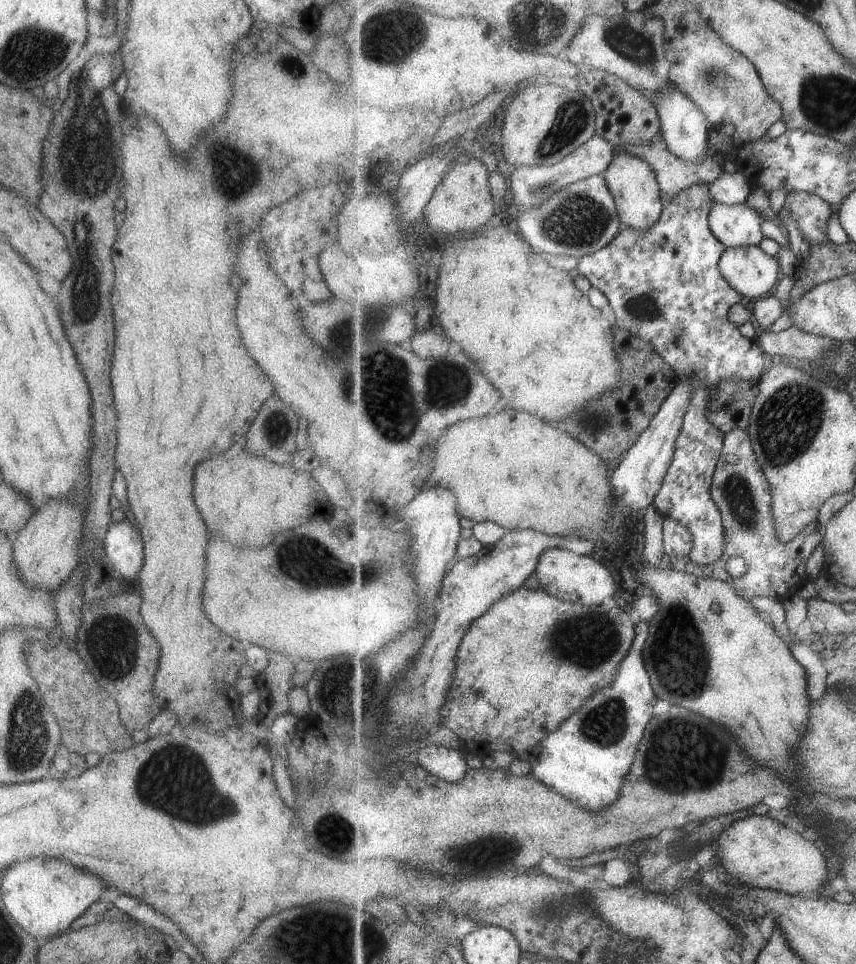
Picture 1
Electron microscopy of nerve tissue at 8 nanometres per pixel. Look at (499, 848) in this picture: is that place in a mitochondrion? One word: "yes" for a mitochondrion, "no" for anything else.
yes

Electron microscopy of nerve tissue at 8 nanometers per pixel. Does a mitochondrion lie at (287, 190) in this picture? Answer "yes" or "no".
no

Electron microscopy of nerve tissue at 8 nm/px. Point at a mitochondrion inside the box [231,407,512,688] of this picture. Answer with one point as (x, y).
(313, 562)

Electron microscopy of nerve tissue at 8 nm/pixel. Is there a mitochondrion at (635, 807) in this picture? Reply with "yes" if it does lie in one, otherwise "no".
no

